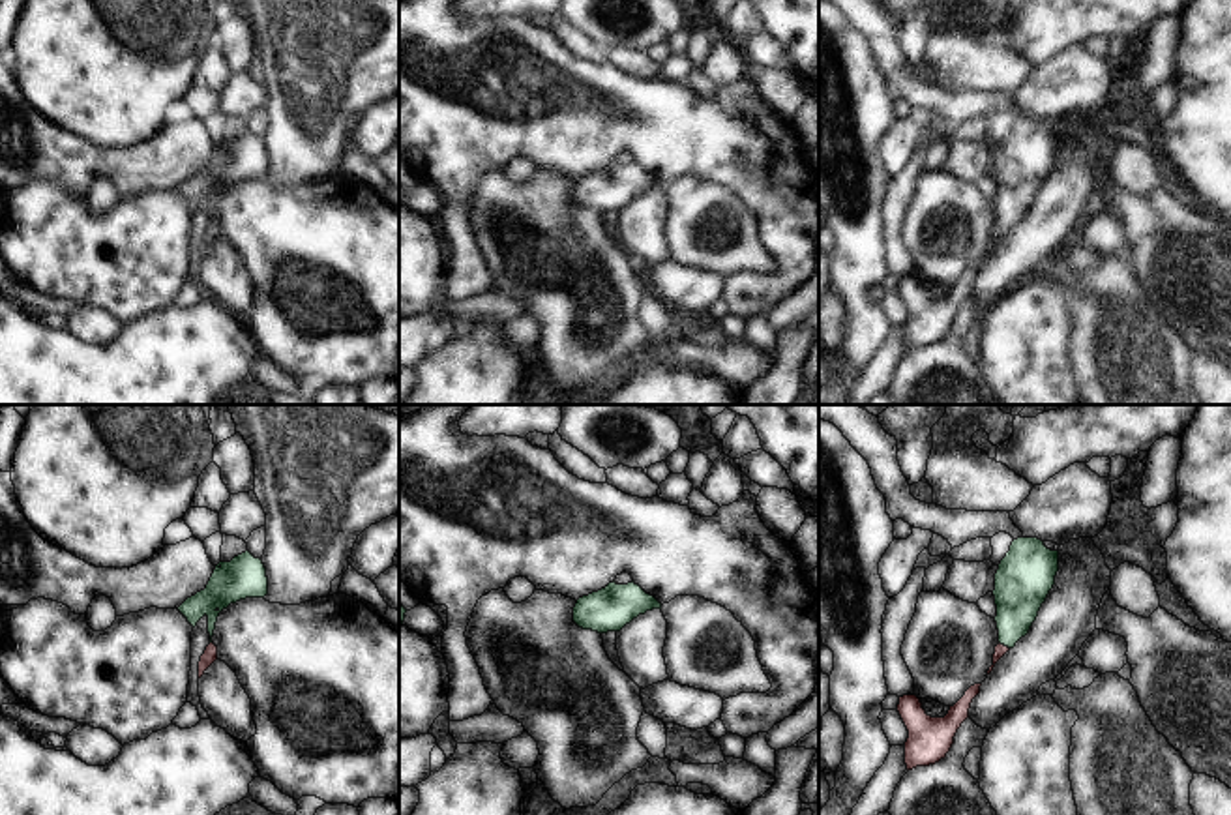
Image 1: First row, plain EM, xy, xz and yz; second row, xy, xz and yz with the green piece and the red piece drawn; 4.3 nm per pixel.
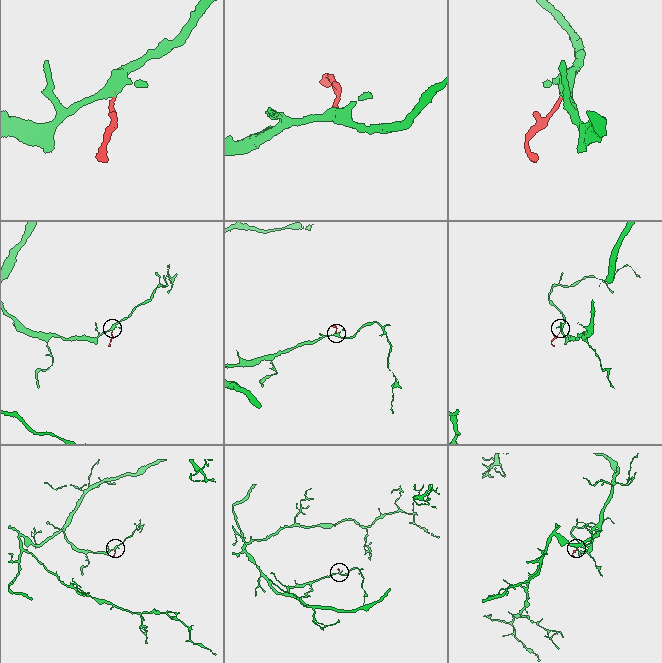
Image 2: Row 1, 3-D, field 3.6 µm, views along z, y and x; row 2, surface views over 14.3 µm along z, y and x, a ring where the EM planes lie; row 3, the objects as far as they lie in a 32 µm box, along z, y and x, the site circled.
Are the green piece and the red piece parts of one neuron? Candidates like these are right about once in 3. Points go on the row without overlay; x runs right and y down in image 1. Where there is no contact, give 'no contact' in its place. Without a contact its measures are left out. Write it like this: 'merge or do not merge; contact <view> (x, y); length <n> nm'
merge; contact yz (1005, 225); length 60 nm

